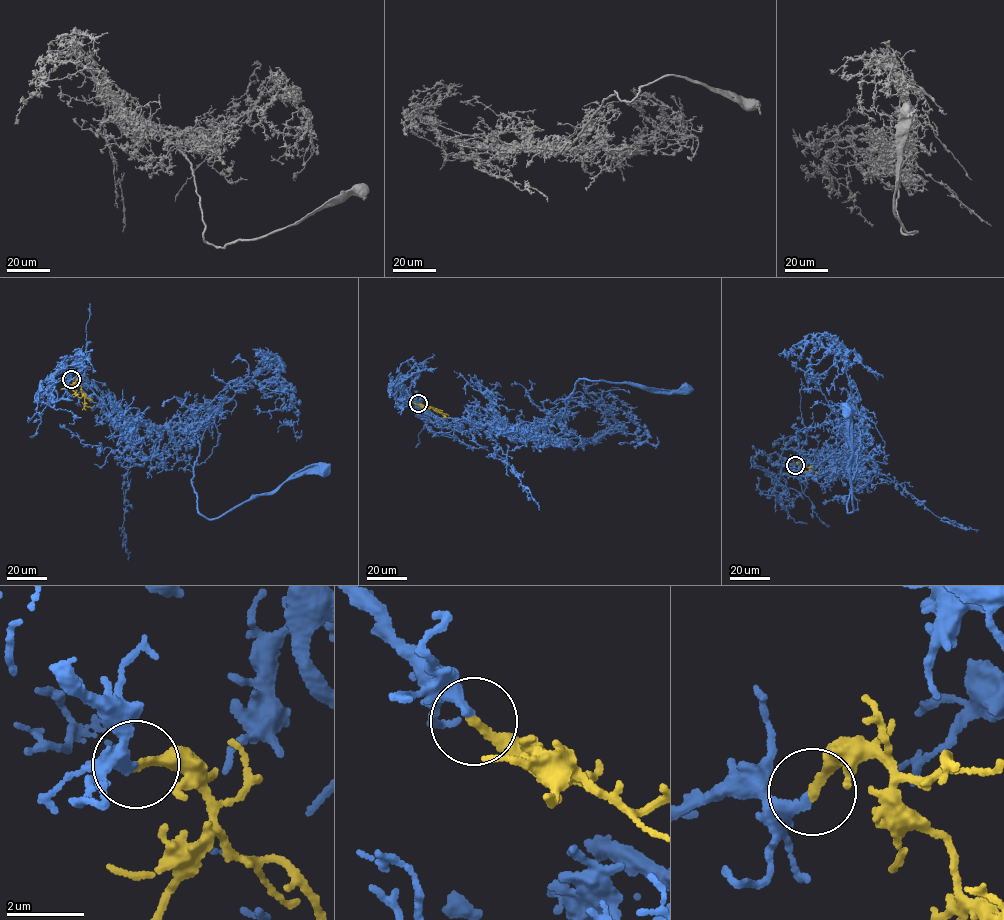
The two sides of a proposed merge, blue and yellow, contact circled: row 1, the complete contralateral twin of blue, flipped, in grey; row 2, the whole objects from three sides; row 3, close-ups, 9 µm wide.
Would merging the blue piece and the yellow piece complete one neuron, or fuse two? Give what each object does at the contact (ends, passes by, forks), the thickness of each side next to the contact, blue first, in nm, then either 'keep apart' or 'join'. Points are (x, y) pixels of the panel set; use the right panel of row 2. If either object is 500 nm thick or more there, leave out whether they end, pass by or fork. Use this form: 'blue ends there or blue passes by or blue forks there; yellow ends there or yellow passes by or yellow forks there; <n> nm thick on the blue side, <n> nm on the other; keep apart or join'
blue ends there; yellow ends there; 280 nm thick on the blue side, 240 nm on the other; join

